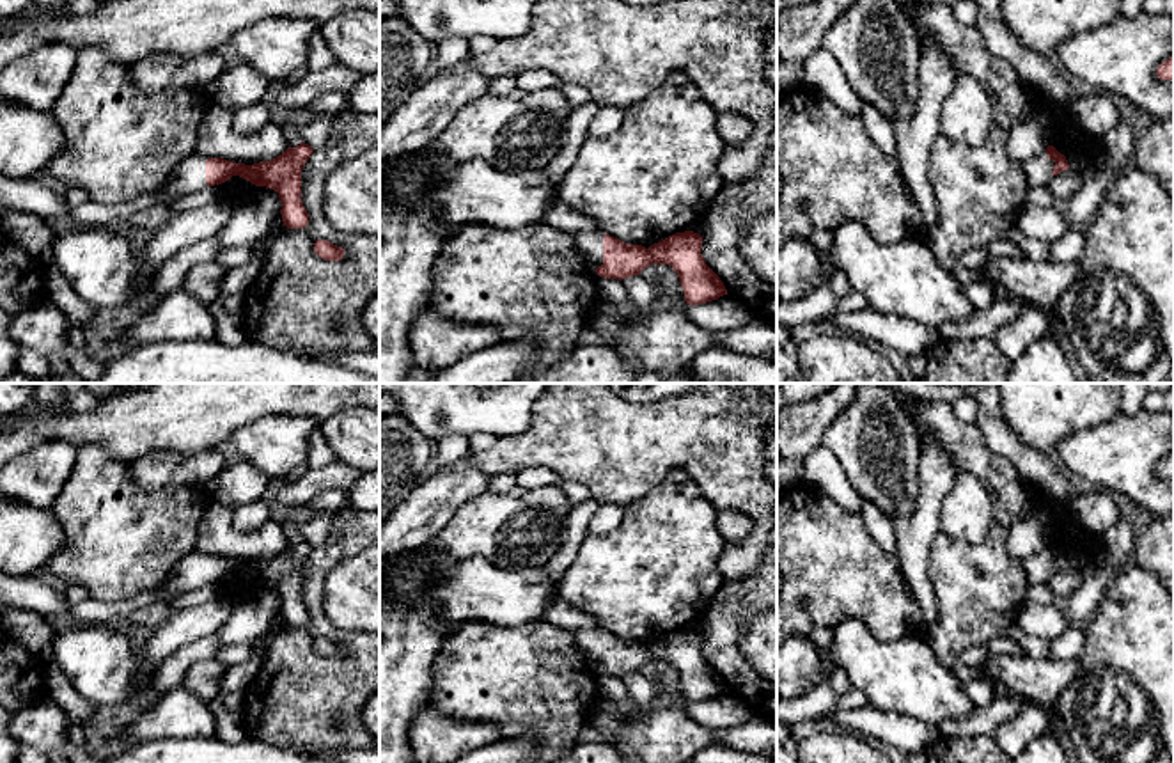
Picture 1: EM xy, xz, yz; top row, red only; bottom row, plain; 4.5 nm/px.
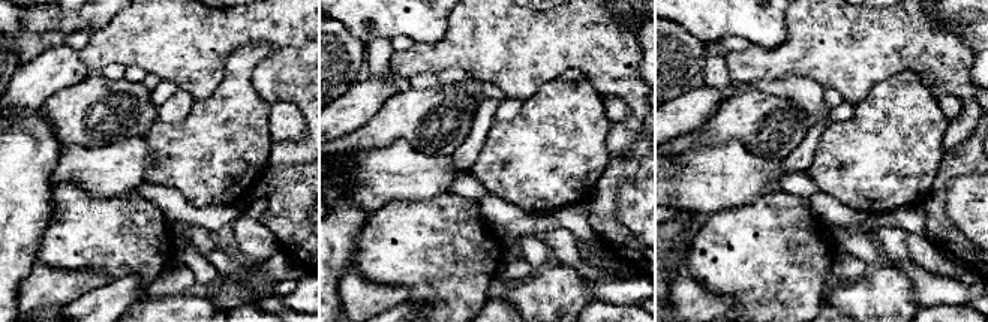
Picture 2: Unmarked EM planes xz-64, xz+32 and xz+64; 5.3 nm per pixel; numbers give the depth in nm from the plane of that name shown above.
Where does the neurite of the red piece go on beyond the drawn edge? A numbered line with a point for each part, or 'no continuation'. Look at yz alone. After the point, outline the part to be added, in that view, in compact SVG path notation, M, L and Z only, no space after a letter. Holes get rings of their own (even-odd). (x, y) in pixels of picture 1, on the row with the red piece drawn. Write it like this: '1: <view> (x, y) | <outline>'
1: yz (1038, 171) | M1046 151L1037 158L1023 163L1029 188L1050 186L1055 161L1046 156Z

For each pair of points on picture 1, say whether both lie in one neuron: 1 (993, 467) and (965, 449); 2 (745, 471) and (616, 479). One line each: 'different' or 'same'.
1: same
2: same

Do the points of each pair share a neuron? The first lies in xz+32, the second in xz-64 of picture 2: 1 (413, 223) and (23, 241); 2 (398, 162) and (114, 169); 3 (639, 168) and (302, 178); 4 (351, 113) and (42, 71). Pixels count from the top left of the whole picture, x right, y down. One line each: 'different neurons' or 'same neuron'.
1: different neurons
2: same neuron
3: same neuron
4: same neuron

